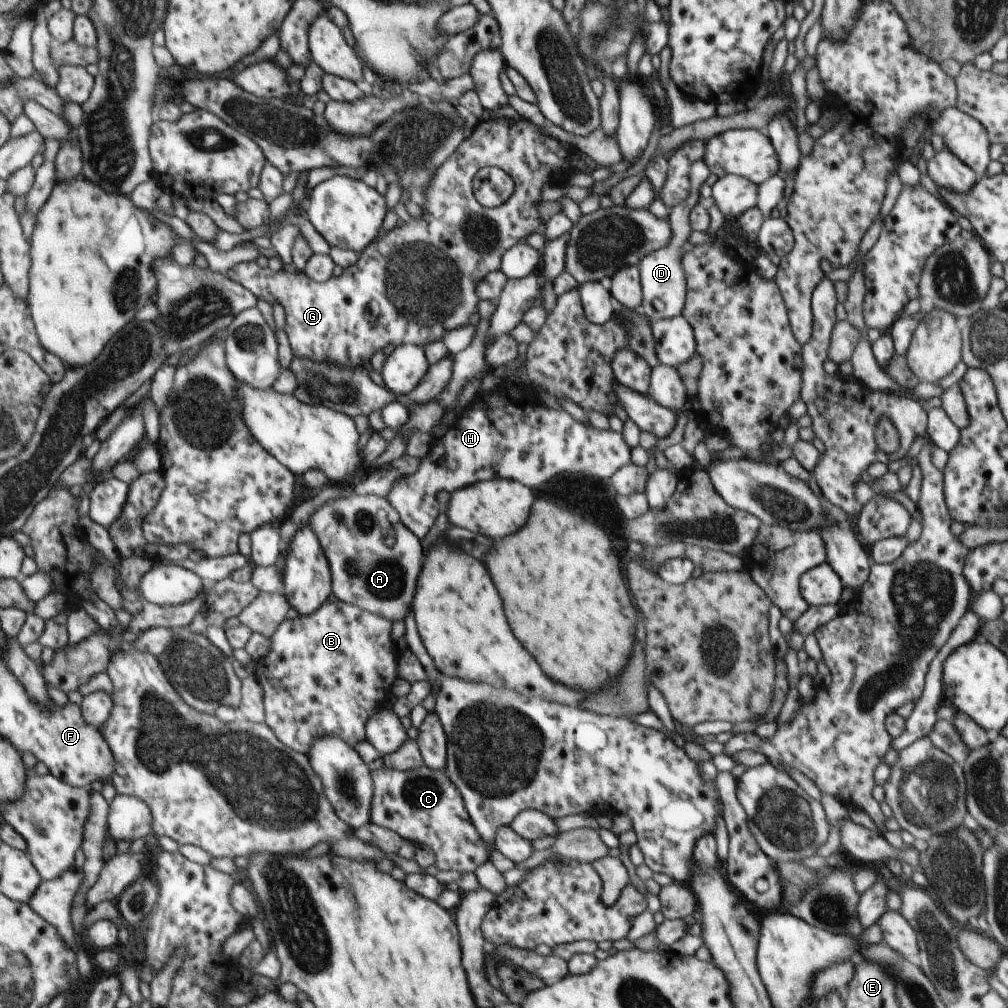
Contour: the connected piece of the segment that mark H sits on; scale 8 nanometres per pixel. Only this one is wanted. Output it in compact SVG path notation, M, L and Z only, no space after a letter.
M504 390L494 393L482 393L462 410L462 414L446 429L442 438L432 444L430 452L422 459L422 464L411 476L402 476L389 488L386 499L390 505L400 512L402 522L422 540L432 524L438 518L440 505L436 494L446 490L453 493L458 489L470 486L478 481L492 480L496 477L514 479L528 486L538 488L550 478L558 478L562 472L576 472L596 478L611 478L625 464L631 461L631 448L624 442L623 434L598 430L592 426L584 426L566 411L556 411L547 406L525 405L522 393L516 390Z

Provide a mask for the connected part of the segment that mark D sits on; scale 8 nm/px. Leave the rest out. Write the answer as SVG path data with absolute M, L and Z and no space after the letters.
M696 160L696 162L692 163L689 174L691 178L691 193L684 202L673 206L669 214L669 225L671 226L670 242L664 248L644 255L644 258L641 258L637 264L643 292L643 301L638 311L640 314L645 315L650 323L662 319L674 318L684 310L687 297L687 280L681 260L683 259L683 254L689 250L685 247L693 231L689 216L692 207L698 203L700 196L699 188L706 181L706 178L710 176L710 173L710 169L705 165L703 160Z

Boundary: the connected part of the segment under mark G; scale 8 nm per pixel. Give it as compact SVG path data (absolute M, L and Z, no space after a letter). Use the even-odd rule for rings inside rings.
M508 117L489 118L488 120L479 121L473 130L472 134L465 138L456 147L456 150L434 171L432 178L423 190L424 203L422 214L419 218L413 219L411 222L402 224L402 226L395 226L393 229L385 232L383 235L376 237L360 254L358 261L349 267L344 268L339 277L330 277L326 282L317 283L315 280L308 278L304 272L296 271L291 274L283 269L274 271L270 267L262 268L256 261L240 263L231 268L227 273L224 273L228 278L234 282L240 283L244 288L247 288L258 300L266 300L268 304L273 305L275 302L282 304L287 324L285 332L289 338L289 343L294 356L308 359L314 363L328 363L329 365L337 366L337 369L351 369L354 371L359 367L363 367L366 360L371 358L382 351L382 348L392 344L392 346L400 345L422 345L434 341L442 341L444 335L454 329L459 329L467 324L470 316L474 316L478 312L478 302L481 298L477 295L476 285L488 273L501 270L501 260L503 254L515 244L520 241L526 241L530 234L541 232L543 217L538 213L536 205L542 200L543 189L550 184L561 184L561 179L566 178L567 173L578 172L575 169L572 161L570 160L570 152L572 146L560 143L556 138L549 135L544 135L540 127L526 119L512 120ZM484 167L500 167L504 172L507 172L513 179L515 189L510 195L510 198L504 204L497 207L483 207L478 200L476 200L473 191L473 178L475 174Z

